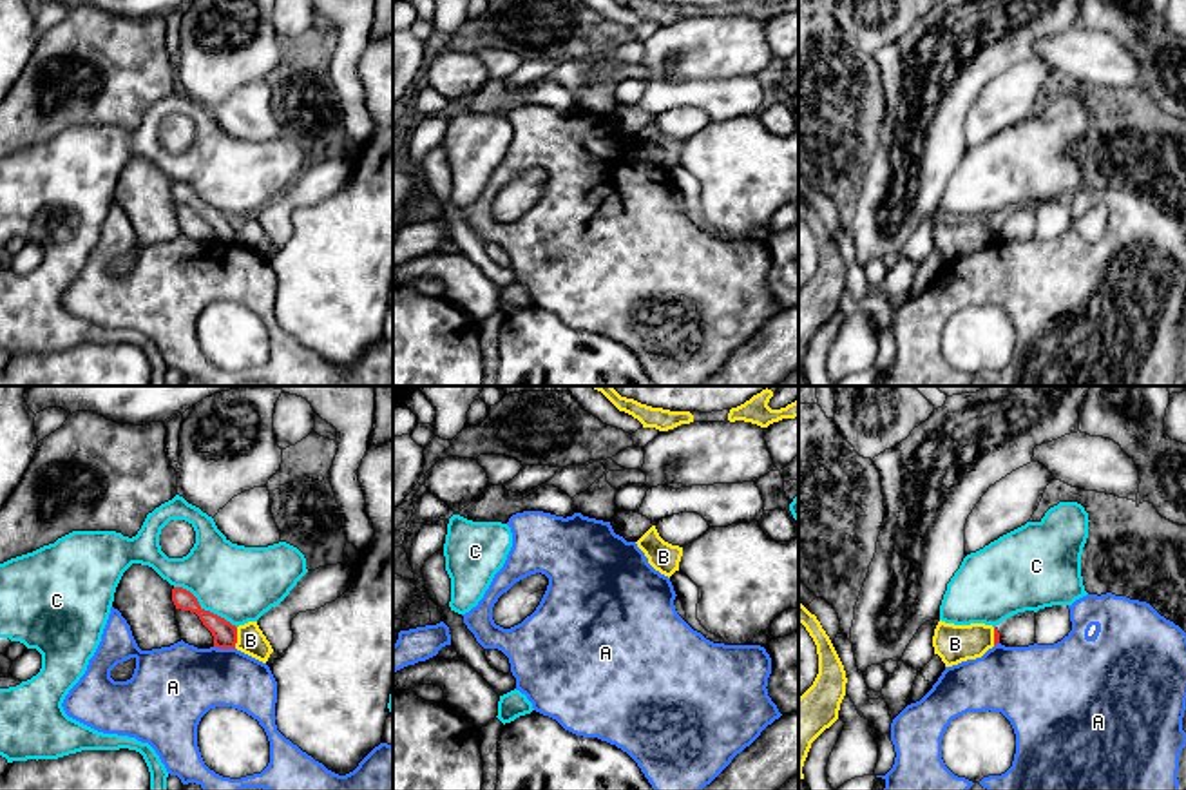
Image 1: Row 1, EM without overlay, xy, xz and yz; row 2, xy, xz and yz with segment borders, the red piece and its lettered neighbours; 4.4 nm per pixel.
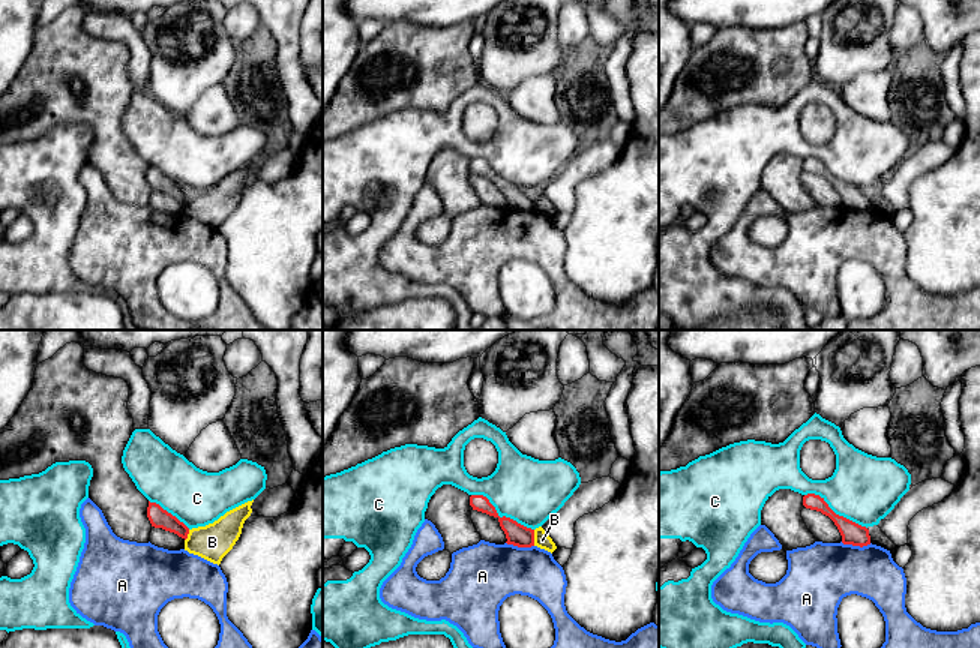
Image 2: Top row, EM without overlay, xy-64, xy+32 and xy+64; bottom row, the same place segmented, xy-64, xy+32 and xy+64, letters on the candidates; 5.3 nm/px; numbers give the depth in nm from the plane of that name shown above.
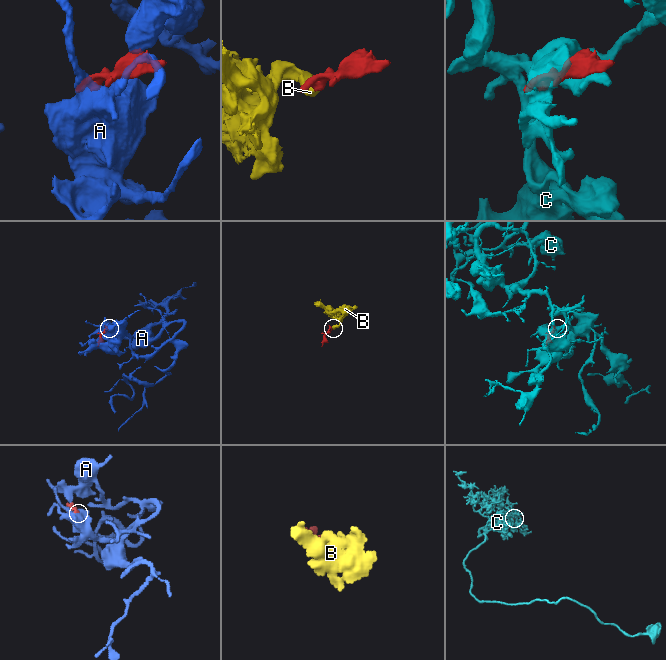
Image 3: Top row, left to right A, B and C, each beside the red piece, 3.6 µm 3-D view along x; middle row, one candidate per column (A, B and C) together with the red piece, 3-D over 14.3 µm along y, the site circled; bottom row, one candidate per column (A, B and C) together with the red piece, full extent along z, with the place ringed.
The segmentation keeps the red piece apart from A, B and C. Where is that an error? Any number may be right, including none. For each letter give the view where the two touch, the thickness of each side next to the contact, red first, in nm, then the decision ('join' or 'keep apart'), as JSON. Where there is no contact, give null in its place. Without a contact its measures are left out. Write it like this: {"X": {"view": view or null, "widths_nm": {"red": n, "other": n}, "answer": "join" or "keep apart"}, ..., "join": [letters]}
{"A": {"view": "xy", "widths_nm": {"red": 110, "other": 340}, "answer": "keep apart"}, "B": {"view": "xy", "widths_nm": {"red": 110, "other": 130}, "answer": "keep apart"}, "C": {"view": "xy", "widths_nm": {"red": 110, "other": 340}, "answer": "keep apart"}, "join": []}

